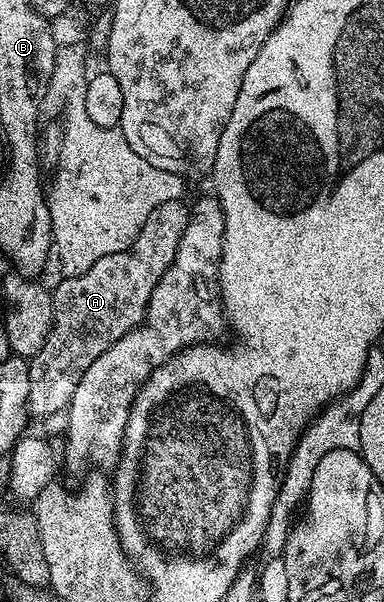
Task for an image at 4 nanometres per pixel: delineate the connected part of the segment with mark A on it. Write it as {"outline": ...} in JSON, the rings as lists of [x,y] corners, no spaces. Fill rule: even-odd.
{"outline":[[[185,200],[160,203],[160,207],[148,215],[144,227],[140,227],[140,235],[136,235],[128,249],[104,255],[104,259],[96,259],[84,275],[62,277],[59,285],[53,286],[52,331],[48,339],[44,339],[44,347],[40,347],[38,354],[28,361],[31,393],[27,403],[35,418],[45,419],[53,413],[63,412],[69,406],[76,383],[80,383],[84,371],[88,371],[88,367],[92,367],[92,363],[96,363],[96,359],[104,355],[116,339],[128,335],[128,331],[145,321],[152,291],[156,283],[160,283],[164,271],[168,271],[189,218],[190,210]]]}

